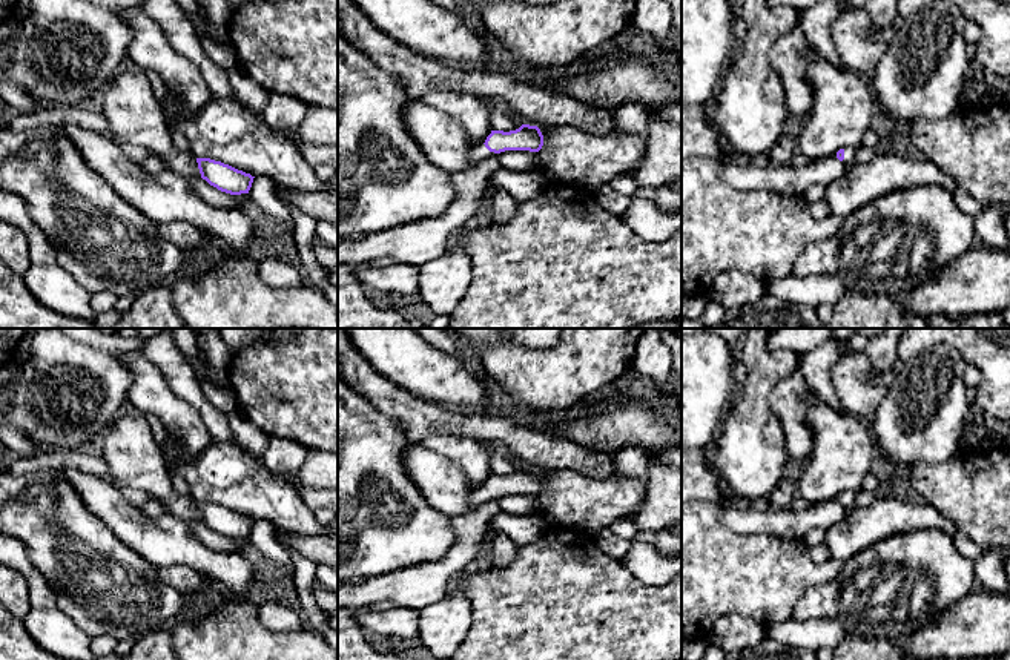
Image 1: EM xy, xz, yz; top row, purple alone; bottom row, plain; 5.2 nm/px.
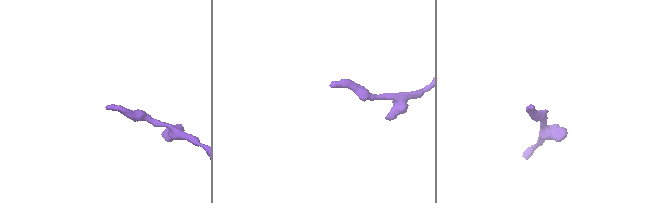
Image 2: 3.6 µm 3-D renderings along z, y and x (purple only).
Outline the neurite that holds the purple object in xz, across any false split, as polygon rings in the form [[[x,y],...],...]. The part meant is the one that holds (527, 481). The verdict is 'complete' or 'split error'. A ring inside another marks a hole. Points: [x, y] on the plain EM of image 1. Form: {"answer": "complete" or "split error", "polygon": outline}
{"answer": "split error", "polygon": [[[522,468],[519,473],[510,476],[491,474],[482,487],[471,491],[468,508],[473,511],[477,507],[505,494],[539,496],[542,490],[543,479],[537,470]]]}

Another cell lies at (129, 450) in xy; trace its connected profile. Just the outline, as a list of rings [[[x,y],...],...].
[[[143,413],[121,414],[112,422],[104,433],[101,456],[118,482],[149,493],[175,517],[189,523],[201,522],[196,500],[175,491],[172,474]]]

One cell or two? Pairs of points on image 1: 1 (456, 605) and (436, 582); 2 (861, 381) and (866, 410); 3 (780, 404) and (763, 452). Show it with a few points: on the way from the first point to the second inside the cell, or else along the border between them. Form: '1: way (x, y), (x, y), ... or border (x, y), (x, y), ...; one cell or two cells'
1: border (452, 591), (418, 611); two cells
2: way (861, 389), (863, 402); one cell
3: border (780, 379), (769, 409), (786, 450); two cells

